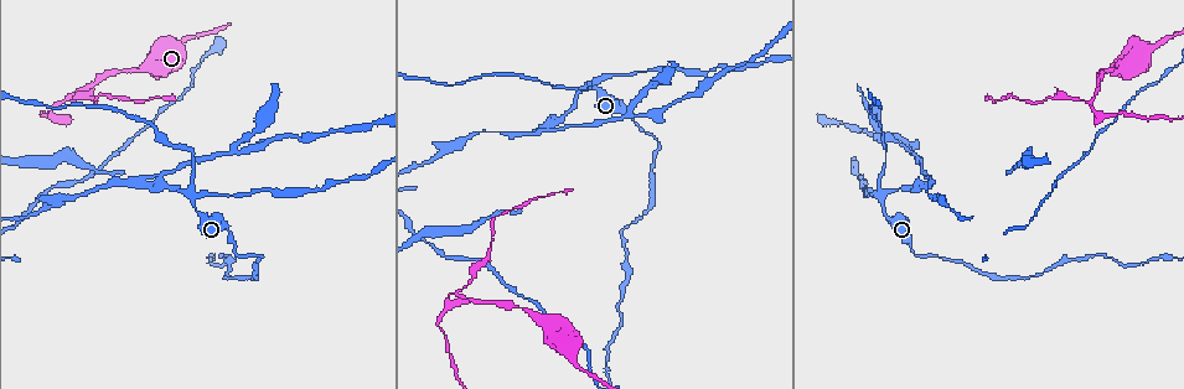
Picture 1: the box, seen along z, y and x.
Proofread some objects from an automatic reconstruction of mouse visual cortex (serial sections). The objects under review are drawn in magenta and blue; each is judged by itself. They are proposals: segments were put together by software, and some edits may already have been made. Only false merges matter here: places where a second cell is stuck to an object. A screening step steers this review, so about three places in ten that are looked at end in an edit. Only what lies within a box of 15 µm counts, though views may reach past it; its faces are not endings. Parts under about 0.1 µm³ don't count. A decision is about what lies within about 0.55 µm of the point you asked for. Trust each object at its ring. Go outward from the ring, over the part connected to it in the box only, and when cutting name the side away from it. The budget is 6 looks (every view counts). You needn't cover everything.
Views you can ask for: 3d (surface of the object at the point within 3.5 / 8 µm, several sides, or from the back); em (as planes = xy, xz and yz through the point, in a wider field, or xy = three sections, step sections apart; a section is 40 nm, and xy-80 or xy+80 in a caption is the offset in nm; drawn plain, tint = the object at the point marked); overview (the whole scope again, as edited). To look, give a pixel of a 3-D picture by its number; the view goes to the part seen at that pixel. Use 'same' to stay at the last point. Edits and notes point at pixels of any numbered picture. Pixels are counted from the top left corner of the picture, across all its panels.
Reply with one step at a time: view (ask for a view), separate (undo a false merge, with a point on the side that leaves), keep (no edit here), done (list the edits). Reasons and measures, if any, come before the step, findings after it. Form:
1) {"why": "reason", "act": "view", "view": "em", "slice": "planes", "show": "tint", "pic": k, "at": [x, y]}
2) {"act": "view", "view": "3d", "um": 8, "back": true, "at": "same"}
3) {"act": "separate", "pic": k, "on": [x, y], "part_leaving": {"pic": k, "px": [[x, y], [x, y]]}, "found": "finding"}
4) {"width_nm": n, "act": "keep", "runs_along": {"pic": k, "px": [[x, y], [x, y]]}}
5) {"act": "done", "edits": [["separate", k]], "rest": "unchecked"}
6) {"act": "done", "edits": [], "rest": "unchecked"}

{"why": "a fork", "act": "view", "view": "3d", "um": 3.5, "pic": 1, "at": [458, 293]}

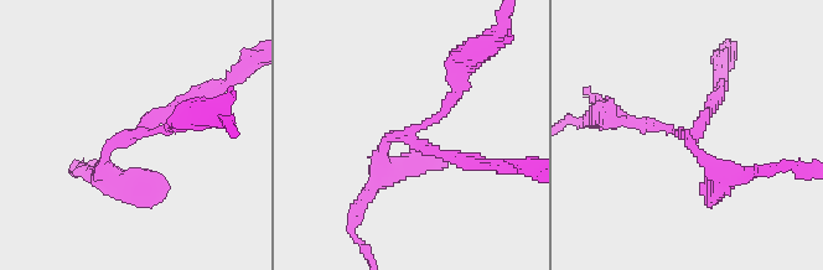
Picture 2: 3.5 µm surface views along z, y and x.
{"arms": 3, "arm_widths_nm": [150, 200, 200], "why": "need the tissue", "act": "view", "view": "em", "slice": "xy", "step": 3, "show": "tint", "pic": 2, "at": [417, 143]}

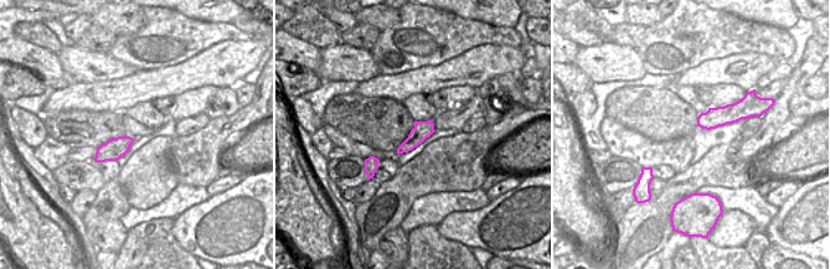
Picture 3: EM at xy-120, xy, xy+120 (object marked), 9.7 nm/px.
{"width_nm": 170, "act": "separate", "pic": 2, "on": [138, 185], "part_leaving": {"pic": 2, "px": [[127, 140], [107, 149], [103, 175], [81, 167]]}, "found": "a second cell is stuck on"}

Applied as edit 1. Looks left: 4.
{"why": "abrupt turn", "act": "view", "view": "3d", "um": 8, "pic": 1, "at": [238, 255]}

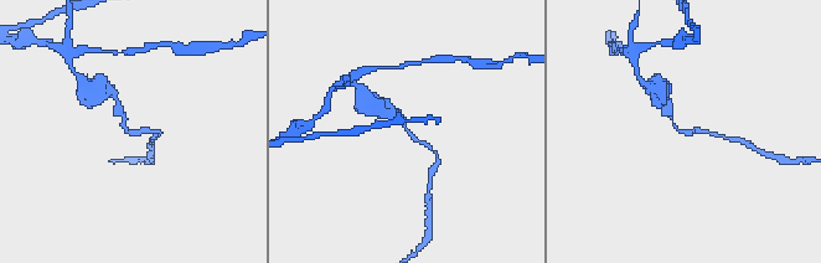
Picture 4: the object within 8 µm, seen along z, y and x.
{"arm_widths_nm": [150, 250], "act": "view", "view": "em", "slice": "planes", "show": "tint", "pic": 4, "at": [128, 133]}

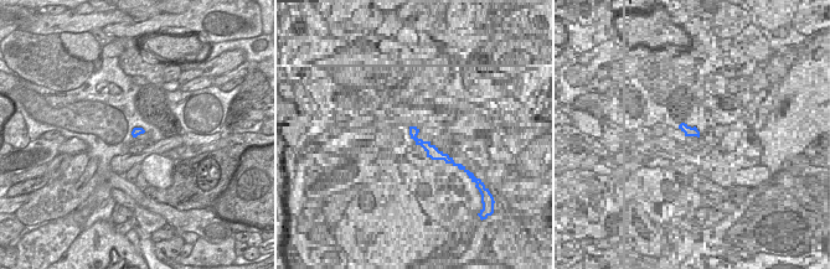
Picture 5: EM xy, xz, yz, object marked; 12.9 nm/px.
{"act": "keep", "runs_along": {"pic": 4, "px": [[396, 114], [406, 130], [432, 150]]}, "found": "one cell here"}

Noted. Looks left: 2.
{"why": "sharp bend", "act": "view", "view": "3d", "um": 8, "pic": 1, "at": [884, 199]}

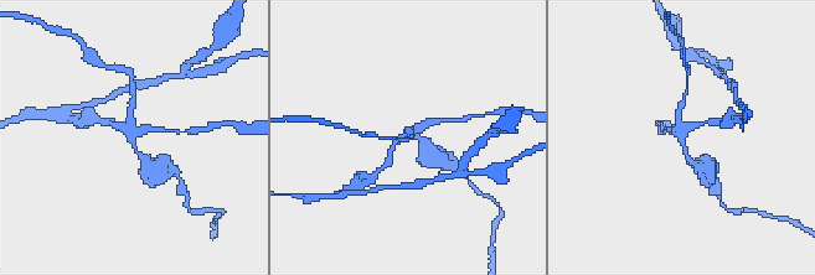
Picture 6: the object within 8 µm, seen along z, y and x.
{"arms": 4, "arm_widths_nm": [150, 150, 200, 200], "act": "view", "view": "em", "slice": "xy", "step": 2, "show": "tint", "pic": 6, "at": [684, 138]}

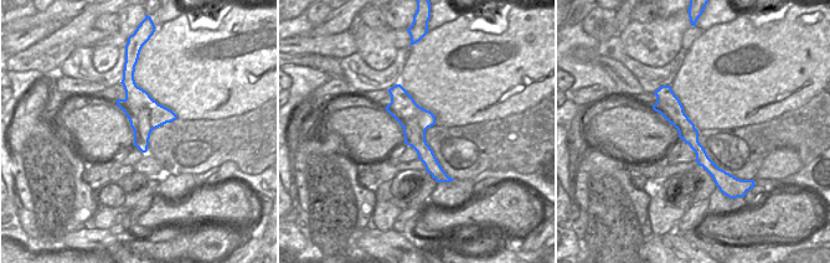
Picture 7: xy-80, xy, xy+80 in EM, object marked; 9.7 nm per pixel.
{"act": "separate", "pic": 6, "on": [109, 122], "part_leaving": {"pic": 6, "px": [[128, 134], [111, 122], [99, 120]]}, "found": "two cells meet here"}

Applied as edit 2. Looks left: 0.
{"act": "done", "edits": [["separate", 2], ["separate", 6]], "rest": "unchecked"}

